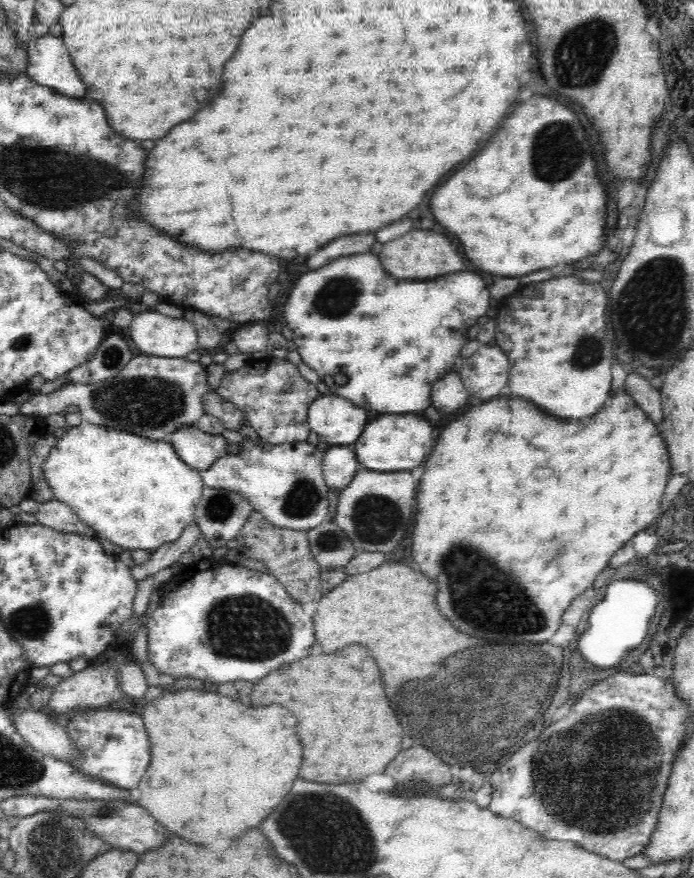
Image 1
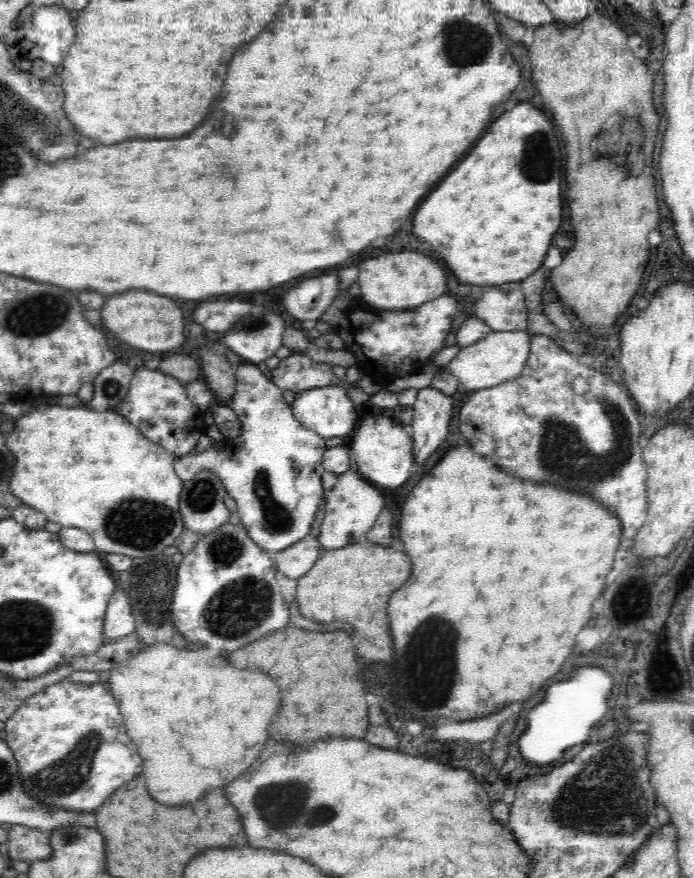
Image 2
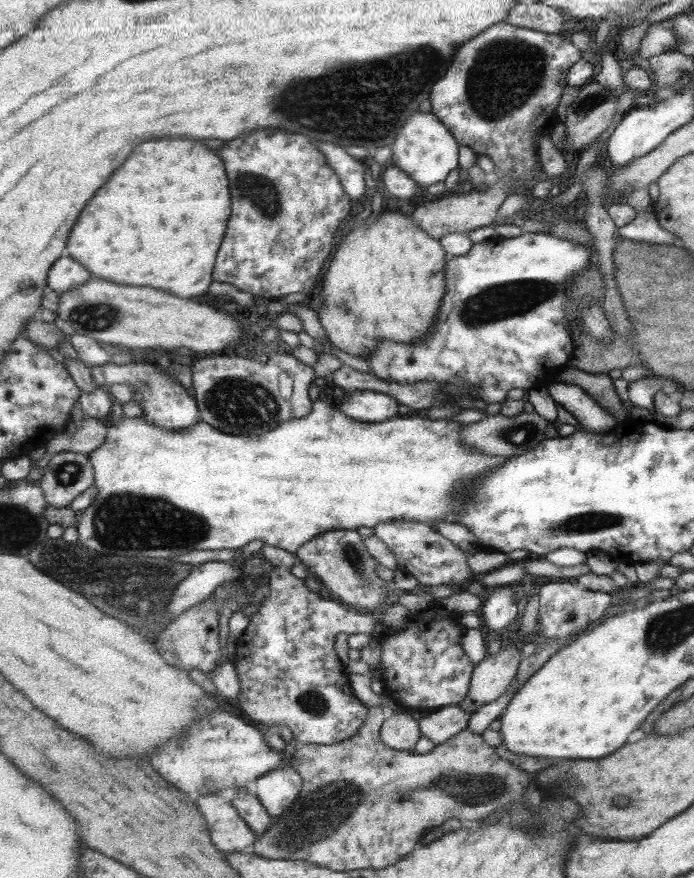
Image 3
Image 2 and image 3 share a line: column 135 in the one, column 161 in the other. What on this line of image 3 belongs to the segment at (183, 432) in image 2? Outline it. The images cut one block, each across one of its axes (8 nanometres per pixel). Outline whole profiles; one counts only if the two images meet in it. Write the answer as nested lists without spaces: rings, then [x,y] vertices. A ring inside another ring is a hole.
[[[130,362],[123,365],[107,363],[105,365],[92,366],[93,378],[99,387],[114,386],[119,383],[127,383],[133,387],[134,402],[139,404],[145,421],[165,429],[185,429],[200,420],[197,412],[197,404],[191,398],[186,389],[167,378],[162,366],[147,366],[141,362]]]

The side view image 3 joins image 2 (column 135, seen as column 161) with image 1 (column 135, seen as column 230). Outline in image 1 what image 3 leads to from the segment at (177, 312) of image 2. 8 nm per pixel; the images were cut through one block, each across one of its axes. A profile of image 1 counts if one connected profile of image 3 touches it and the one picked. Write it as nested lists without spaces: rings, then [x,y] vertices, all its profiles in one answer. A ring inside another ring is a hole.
[[[142,308],[132,324],[130,338],[142,355],[162,358],[183,358],[198,350],[194,324],[180,318],[168,318],[152,309]]]

